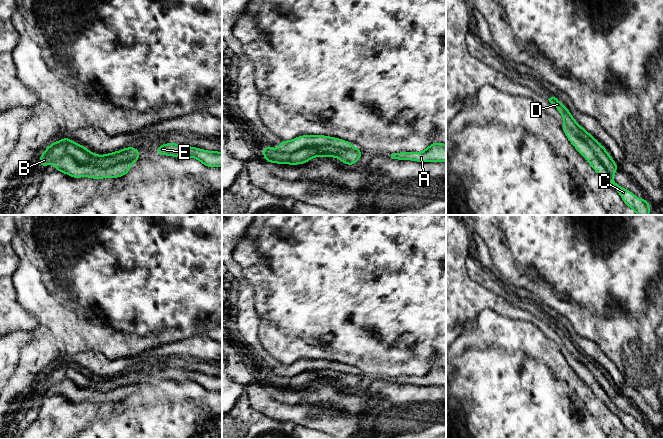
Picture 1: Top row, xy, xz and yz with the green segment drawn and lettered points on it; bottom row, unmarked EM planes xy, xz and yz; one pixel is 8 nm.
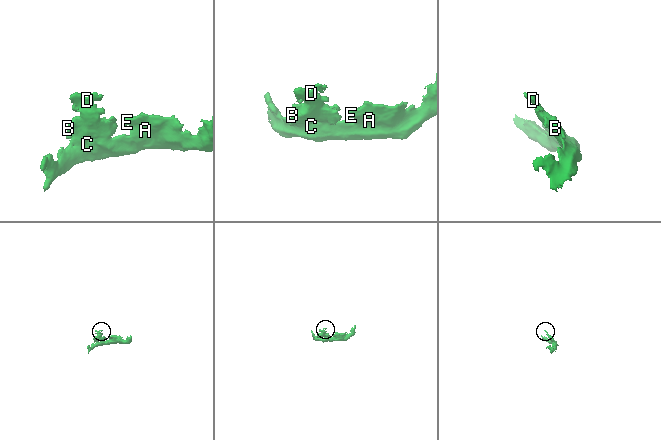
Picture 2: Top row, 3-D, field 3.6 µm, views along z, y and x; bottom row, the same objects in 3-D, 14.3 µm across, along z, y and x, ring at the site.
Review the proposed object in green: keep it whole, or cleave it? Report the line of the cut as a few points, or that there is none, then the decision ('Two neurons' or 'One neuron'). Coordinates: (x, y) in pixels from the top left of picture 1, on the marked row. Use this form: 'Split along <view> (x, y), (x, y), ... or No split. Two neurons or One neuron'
Split along xz (352, 148), (316, 145), (303, 147), (292, 152), (279, 151). Two neurons

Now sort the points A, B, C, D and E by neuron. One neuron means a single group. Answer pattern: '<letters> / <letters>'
A C E / B D

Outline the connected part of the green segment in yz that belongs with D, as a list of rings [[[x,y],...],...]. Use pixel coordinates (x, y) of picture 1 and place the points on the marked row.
[[[551,97],[549,102],[557,108],[561,116],[563,117],[565,124],[577,135],[584,140],[592,151],[595,153],[600,162],[604,165],[610,176],[614,176],[618,170],[617,163],[611,158],[607,150],[583,127],[581,127],[570,114],[568,108],[561,103],[557,98]]]

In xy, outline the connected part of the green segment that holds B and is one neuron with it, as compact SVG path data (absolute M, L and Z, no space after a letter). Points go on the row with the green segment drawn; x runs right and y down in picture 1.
M65 136L61 141L57 140L45 149L40 156L39 164L44 168L64 155L73 157L80 164L93 165L101 168L122 162L130 162L133 165L141 158L139 150L136 147L126 147L105 155L97 155Z

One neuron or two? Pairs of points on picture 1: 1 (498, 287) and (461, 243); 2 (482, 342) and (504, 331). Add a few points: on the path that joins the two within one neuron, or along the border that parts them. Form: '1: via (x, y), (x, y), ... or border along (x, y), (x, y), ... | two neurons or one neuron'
1: border along (468, 254), (466, 269), (467, 274), (473, 280) | two neurons
2: via (487, 337), (493, 331), (499, 331) | one neuron

